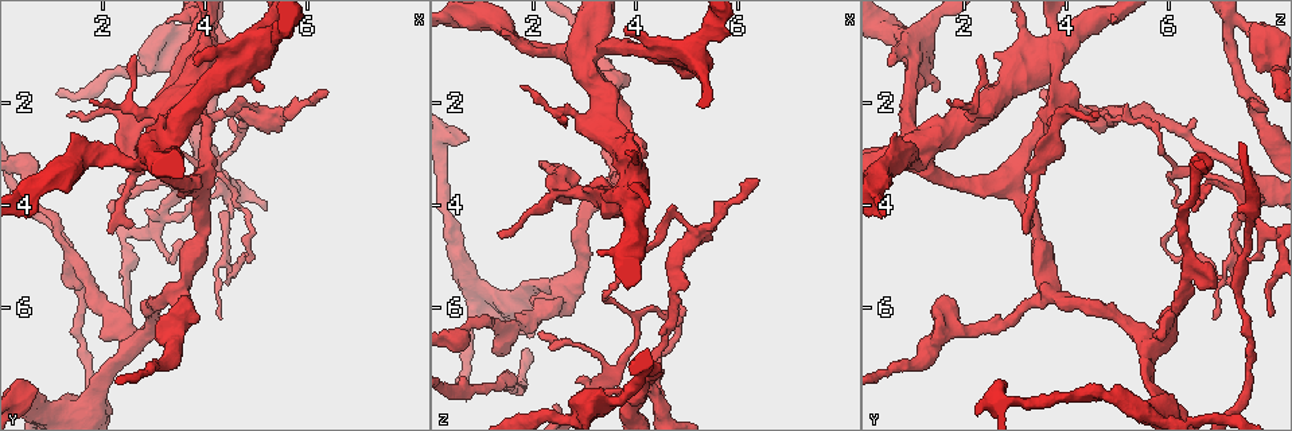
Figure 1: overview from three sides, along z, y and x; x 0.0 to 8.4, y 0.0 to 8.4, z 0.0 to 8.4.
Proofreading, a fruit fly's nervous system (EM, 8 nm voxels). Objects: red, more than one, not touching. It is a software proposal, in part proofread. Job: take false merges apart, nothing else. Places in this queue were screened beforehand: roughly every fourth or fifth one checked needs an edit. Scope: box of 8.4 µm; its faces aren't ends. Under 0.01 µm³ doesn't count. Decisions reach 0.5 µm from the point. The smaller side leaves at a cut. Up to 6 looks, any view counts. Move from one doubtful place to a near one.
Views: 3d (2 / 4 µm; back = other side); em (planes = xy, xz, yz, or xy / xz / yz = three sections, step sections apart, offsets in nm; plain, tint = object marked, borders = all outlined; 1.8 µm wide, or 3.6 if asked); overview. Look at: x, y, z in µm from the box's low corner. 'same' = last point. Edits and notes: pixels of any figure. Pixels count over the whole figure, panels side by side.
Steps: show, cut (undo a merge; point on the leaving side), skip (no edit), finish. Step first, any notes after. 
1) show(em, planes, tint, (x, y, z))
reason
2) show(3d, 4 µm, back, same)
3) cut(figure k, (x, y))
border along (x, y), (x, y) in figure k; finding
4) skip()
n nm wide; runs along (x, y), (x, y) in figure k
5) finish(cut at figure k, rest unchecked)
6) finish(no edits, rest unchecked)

show(em, 3.6 µm, planes, tint, (2.65, 6.70, 5.55))
arms part here

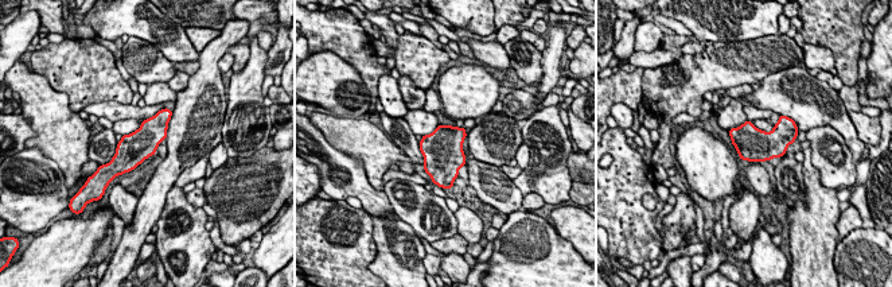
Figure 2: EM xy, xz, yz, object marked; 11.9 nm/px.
skip()
all the same neuron

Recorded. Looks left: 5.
show(3d, 2 µm, back, (2.60, 3.45, 3.45))
thick turns thin

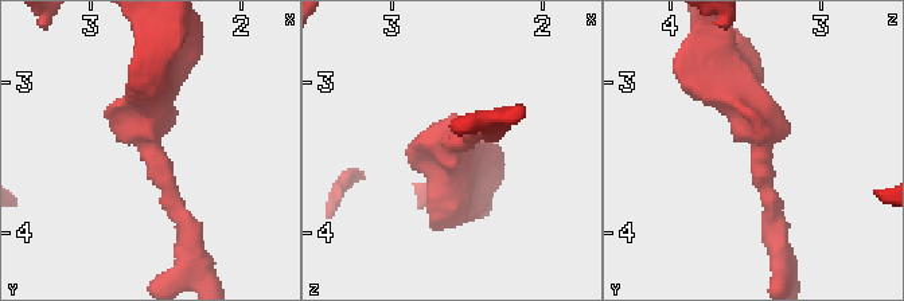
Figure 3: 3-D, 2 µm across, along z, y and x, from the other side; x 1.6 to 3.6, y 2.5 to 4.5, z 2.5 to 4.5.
show(em, planes, tint, (2.62, 3.48, 3.38))
arms of 190, 280 nm; need the tissue

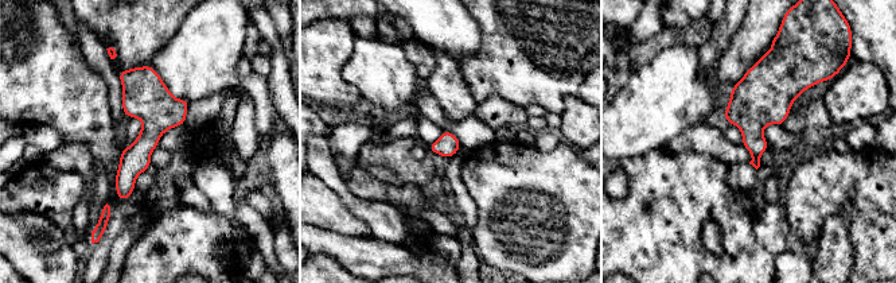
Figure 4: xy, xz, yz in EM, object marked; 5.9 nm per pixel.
skip()
runs along (124, 73), (148, 139), (121, 196) in figure 4; continuous, no second neuron

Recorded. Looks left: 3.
show(em, 3.6 µm, planes, borders, (3.00, 2.90, 1.25))
sharp bend

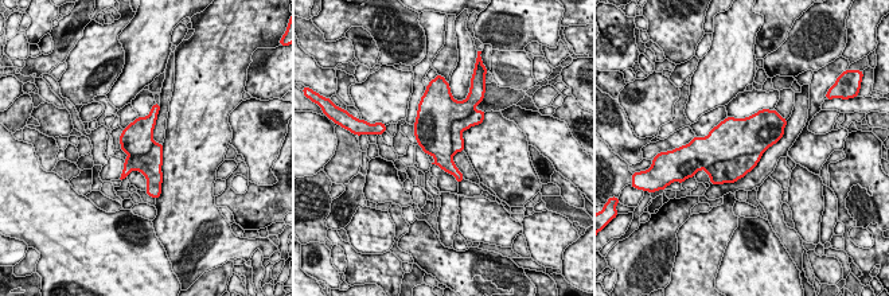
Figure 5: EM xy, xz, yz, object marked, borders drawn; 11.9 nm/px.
cut(figure 5, (732, 137))
border along (761, 154), (716, 160), (705, 170) in figure 5; a second neuron is stuck on

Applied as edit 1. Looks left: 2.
finish(cut at figure 5, rest unchecked)

